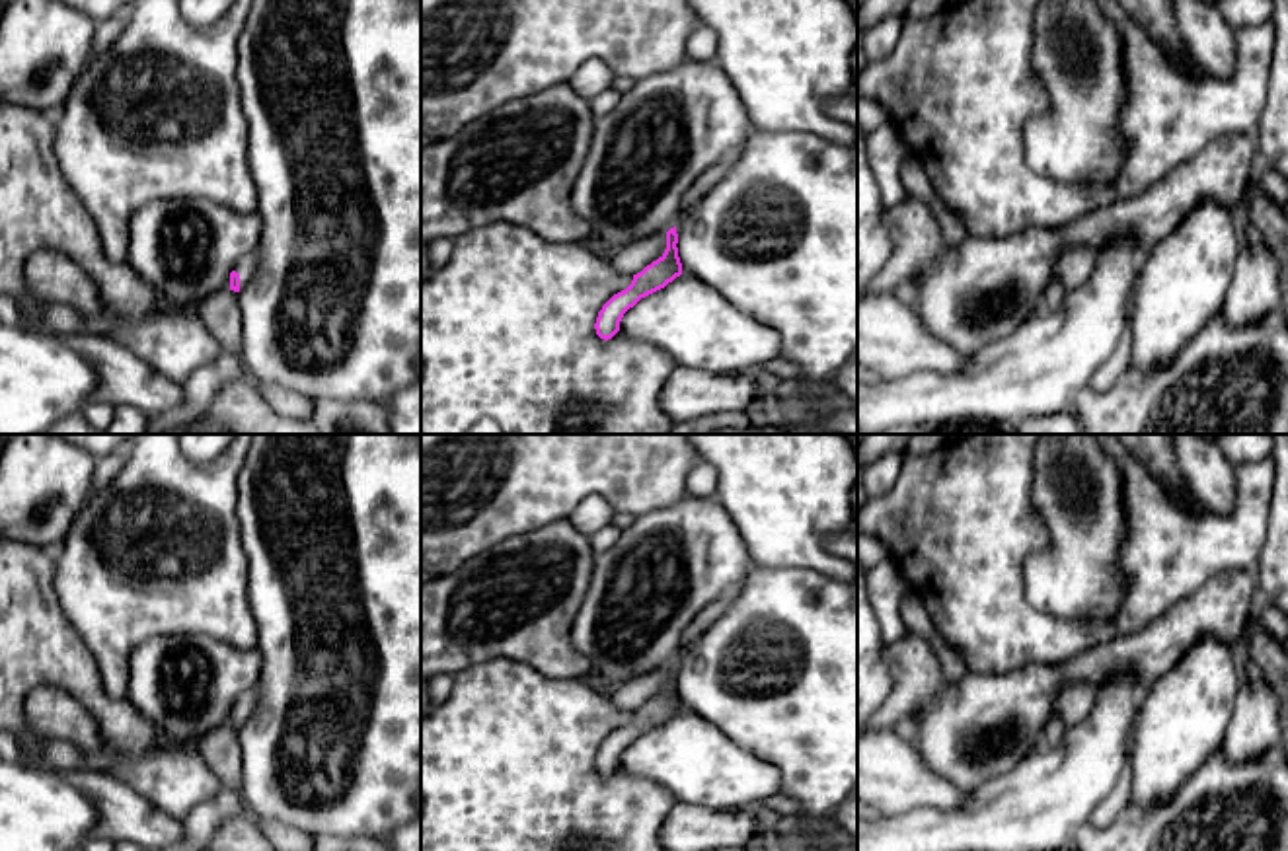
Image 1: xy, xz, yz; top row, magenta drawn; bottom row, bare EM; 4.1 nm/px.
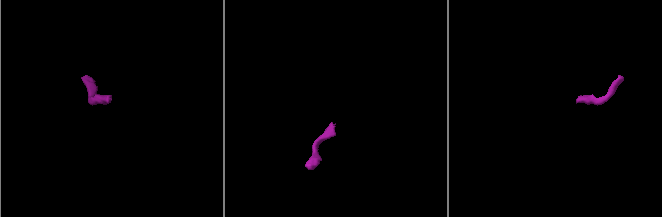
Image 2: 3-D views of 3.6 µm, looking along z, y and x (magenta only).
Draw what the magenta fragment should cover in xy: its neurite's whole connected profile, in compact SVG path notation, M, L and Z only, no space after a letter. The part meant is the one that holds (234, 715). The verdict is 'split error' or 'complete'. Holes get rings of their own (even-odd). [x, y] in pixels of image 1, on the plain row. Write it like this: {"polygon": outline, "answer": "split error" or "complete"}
{"polygon": "M251 687L249 691L242 693L234 707L230 709L230 726L240 728L244 722L247 722L251 711L257 705L257 687Z", "answer": "split error"}

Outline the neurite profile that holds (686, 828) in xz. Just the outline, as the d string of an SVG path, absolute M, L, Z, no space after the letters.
M678 802L661 828L661 843L664 851L721 851L746 847L756 833L748 808L715 810Z

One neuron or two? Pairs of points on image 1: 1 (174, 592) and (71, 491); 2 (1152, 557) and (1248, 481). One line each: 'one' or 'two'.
1: two
2: one

